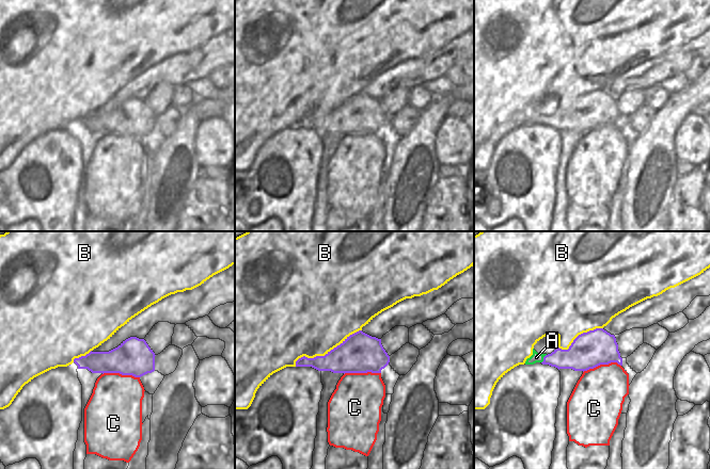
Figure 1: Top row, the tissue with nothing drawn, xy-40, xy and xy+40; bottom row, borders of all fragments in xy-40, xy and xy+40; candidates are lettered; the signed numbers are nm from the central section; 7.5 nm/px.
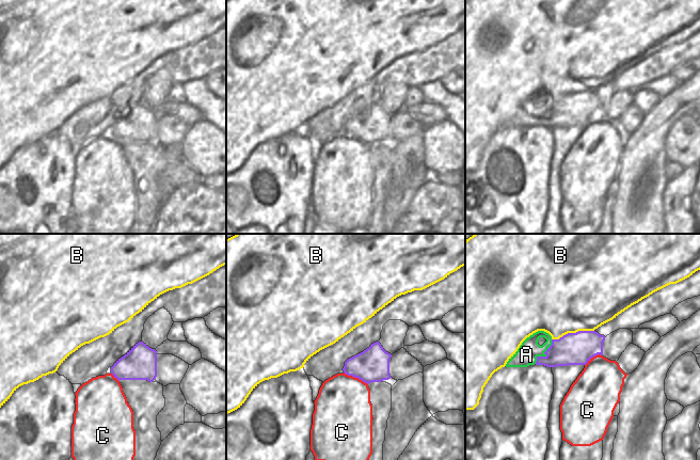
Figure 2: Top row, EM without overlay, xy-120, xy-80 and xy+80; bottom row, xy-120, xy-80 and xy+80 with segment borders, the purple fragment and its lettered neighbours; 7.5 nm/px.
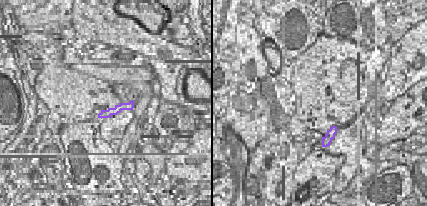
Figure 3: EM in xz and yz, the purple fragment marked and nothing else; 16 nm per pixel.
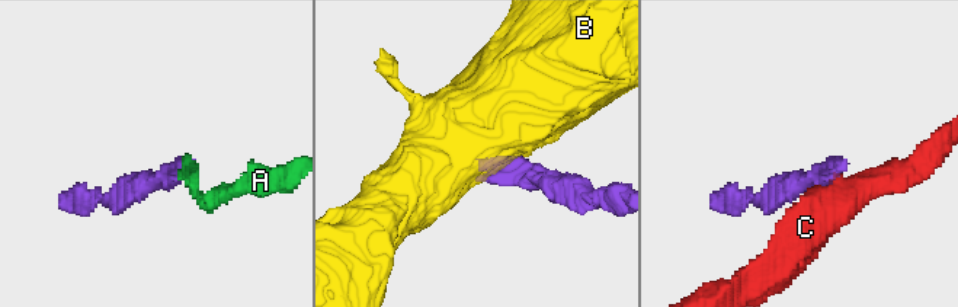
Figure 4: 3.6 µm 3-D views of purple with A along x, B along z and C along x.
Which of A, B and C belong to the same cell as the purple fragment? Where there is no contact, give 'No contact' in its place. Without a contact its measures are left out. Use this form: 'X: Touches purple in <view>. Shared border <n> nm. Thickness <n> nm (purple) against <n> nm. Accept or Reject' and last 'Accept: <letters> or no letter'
A: Touches purple in xy+40. Shared border 80 nm. Thickness 190 nm (purple) against 70 nm. Accept
B: Touches purple in xy. Shared border 550 nm. Thickness 300 nm (purple) against 480 nm. Reject
C: Touches purple in xy+40. Shared border 300 nm. Thickness 280 nm (purple) against 380 nm. Reject
Accept: A.

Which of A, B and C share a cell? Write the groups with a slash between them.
A / B / C

